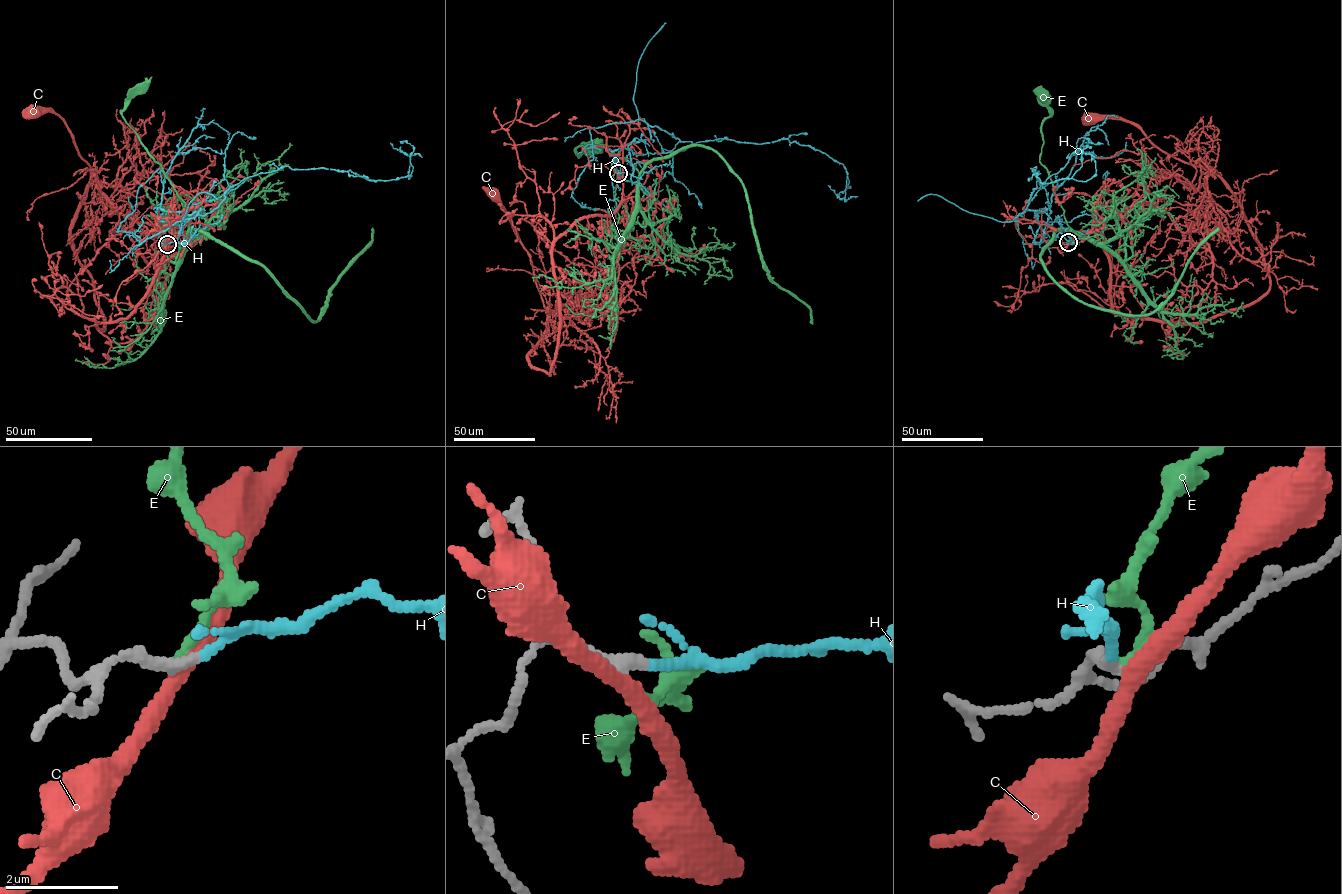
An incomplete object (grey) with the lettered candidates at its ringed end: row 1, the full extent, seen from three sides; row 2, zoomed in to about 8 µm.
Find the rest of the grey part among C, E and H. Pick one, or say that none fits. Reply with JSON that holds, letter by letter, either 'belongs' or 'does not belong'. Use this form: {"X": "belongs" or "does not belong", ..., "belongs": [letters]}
{"C": "does not belong", "E": "does not belong", "H": "belongs", "belongs": ["H"]}

